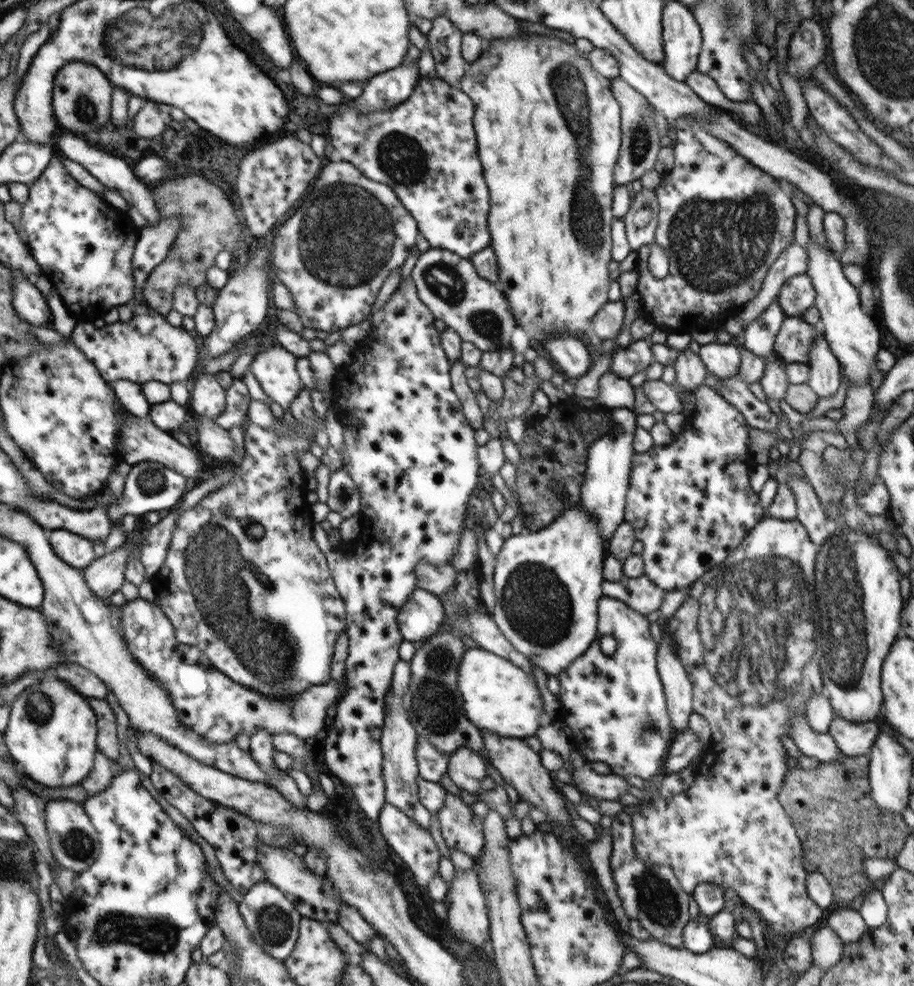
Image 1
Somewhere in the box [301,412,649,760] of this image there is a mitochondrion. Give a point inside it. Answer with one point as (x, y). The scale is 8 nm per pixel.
(538, 606)

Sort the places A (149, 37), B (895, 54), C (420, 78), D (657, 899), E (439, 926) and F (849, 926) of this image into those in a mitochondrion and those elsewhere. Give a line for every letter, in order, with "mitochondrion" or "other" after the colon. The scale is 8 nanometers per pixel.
A: mitochondrion
B: mitochondrion
C: other
D: mitochondrion
E: other
F: other

